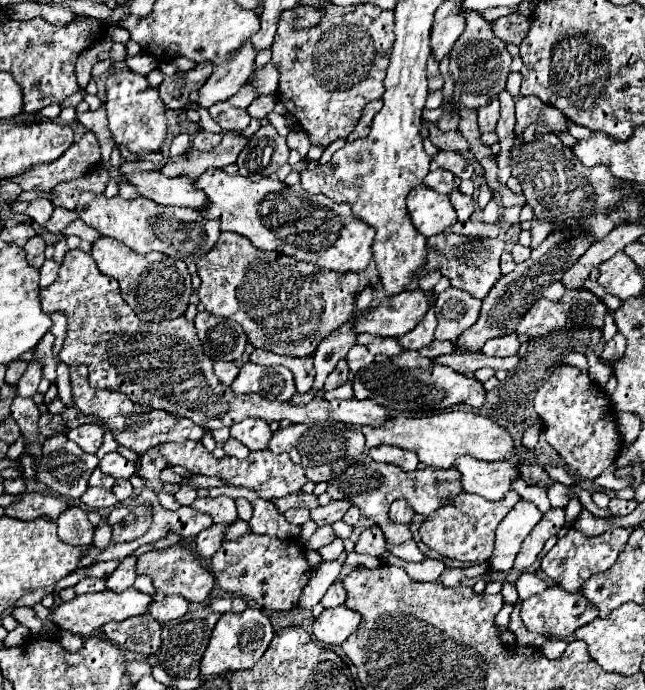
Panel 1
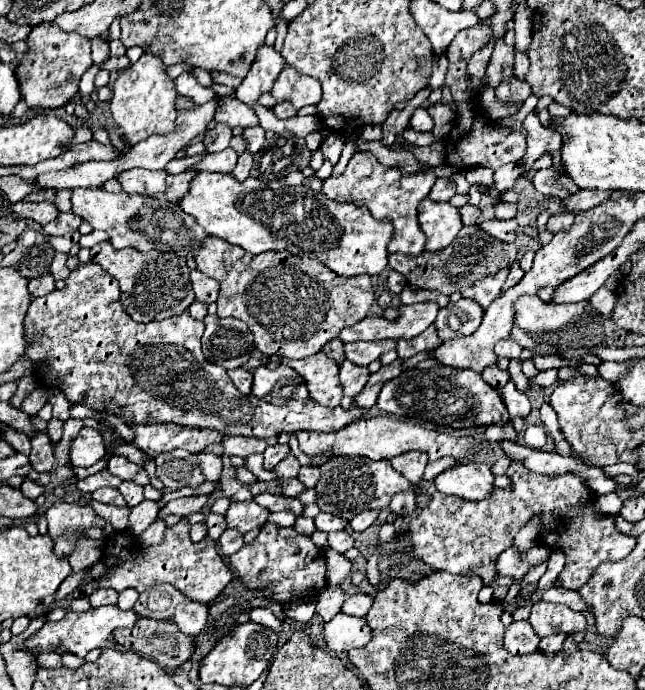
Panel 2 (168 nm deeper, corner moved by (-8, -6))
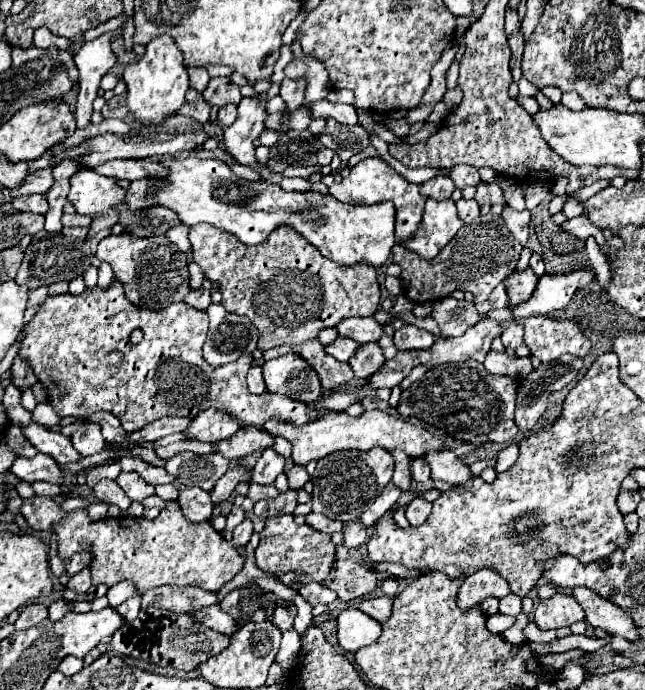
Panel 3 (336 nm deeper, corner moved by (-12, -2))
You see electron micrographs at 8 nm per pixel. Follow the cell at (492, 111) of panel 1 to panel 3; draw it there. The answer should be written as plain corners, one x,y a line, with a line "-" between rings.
514,30
512,36
508,36
508,44
510,44
510,50
512,50
512,60
510,60
510,68
512,68
512,76
514,76
514,82
518,82
522,78
522,70
520,70
520,60
522,60
522,52
524,52
524,36
518,30

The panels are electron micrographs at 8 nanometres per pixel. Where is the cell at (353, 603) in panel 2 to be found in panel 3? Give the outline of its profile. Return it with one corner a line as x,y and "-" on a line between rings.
380,596
380,598
372,598
372,600
362,600
358,608
362,612
366,612
368,616
372,616
374,620
386,622
390,618
390,614
392,614
392,602
394,602
394,598

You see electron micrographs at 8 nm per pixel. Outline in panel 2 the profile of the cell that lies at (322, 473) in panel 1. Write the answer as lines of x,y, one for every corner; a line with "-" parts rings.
302,466
302,468
300,468
298,480
300,480
306,488
314,488
314,484
318,482
318,478
320,478
320,468
316,468
316,466

